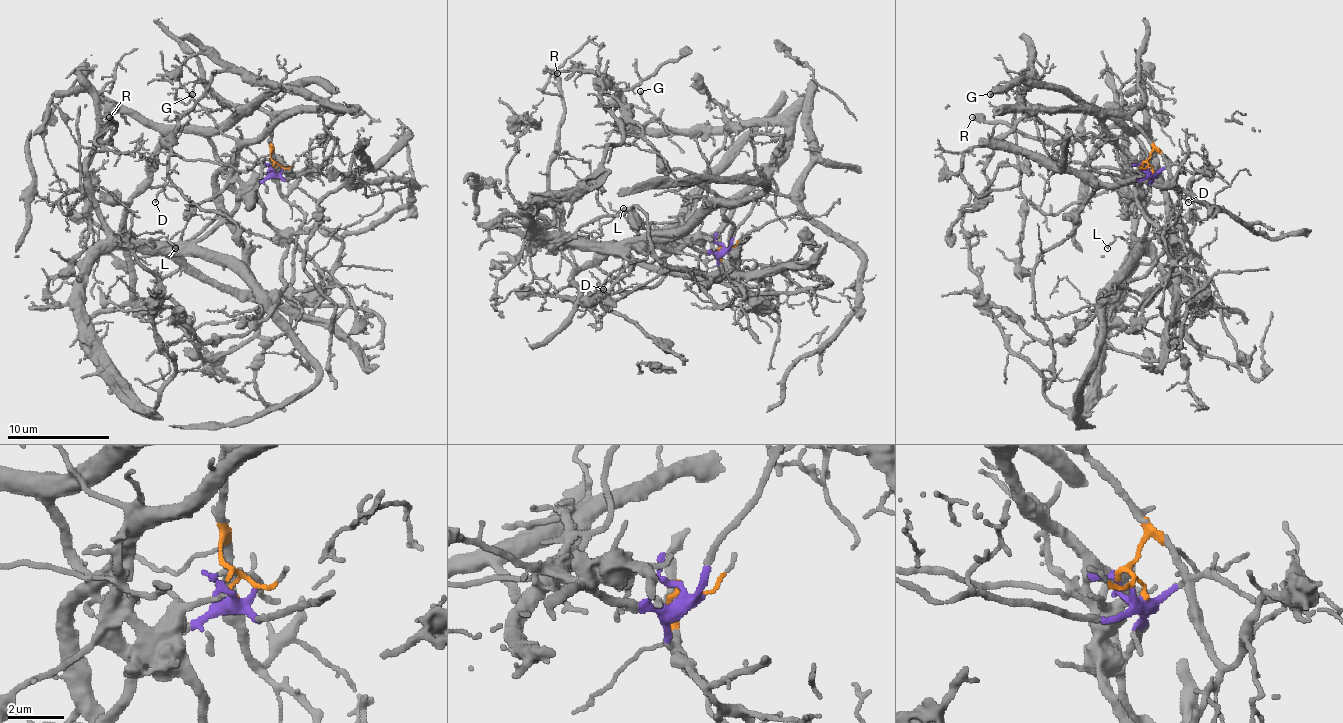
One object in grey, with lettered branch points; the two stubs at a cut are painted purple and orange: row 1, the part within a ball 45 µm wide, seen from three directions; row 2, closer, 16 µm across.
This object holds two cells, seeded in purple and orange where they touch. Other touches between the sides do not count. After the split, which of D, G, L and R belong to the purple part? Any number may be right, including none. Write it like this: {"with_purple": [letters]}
{"with_purple": ["L", "R"]}

